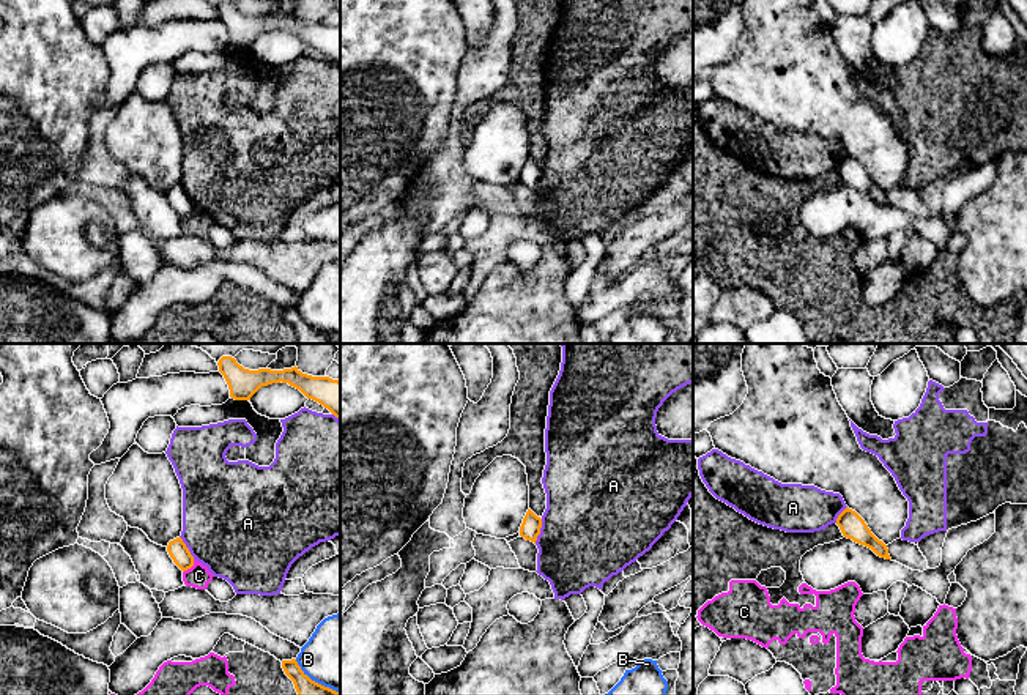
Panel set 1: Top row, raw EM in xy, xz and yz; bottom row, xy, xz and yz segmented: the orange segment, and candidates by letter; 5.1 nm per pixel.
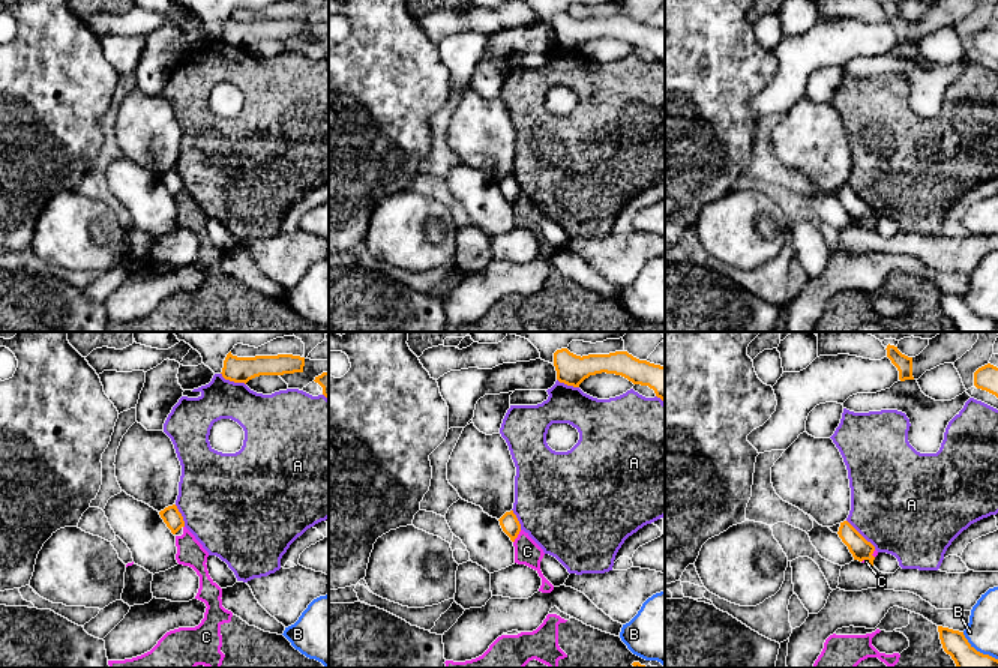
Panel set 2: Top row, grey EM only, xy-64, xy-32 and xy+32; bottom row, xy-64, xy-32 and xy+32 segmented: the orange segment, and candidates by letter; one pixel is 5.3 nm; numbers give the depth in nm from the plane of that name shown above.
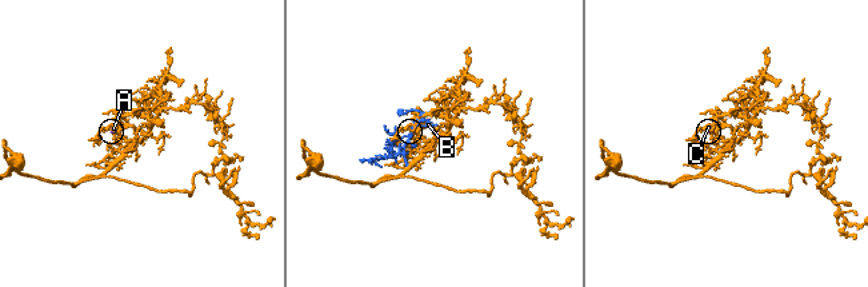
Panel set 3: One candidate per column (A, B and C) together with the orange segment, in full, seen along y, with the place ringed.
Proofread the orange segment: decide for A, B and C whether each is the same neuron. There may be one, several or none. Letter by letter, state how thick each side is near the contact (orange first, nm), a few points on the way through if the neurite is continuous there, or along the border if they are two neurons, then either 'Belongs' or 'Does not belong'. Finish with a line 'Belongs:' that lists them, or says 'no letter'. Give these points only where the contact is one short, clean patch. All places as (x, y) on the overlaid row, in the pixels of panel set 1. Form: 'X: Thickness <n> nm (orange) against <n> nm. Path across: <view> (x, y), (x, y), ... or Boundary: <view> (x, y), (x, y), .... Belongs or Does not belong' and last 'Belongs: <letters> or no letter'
A: Thickness 100 nm (orange) against 480 nm. Does not belong
B: Thickness 100 nm (orange) against 340 nm. Does not belong
C: Thickness 100 nm (orange) against 120 nm. Boundary: xy (194, 560), (183, 572). Does not belong
Belongs: no letter

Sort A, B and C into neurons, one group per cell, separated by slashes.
A / B / C

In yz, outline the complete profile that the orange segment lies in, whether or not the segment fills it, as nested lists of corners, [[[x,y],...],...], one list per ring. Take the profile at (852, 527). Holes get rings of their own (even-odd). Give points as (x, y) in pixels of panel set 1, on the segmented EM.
[[[846,507],[838,515],[836,525],[844,537],[871,548],[881,558],[892,559],[887,545],[871,533],[865,520],[855,511]]]

